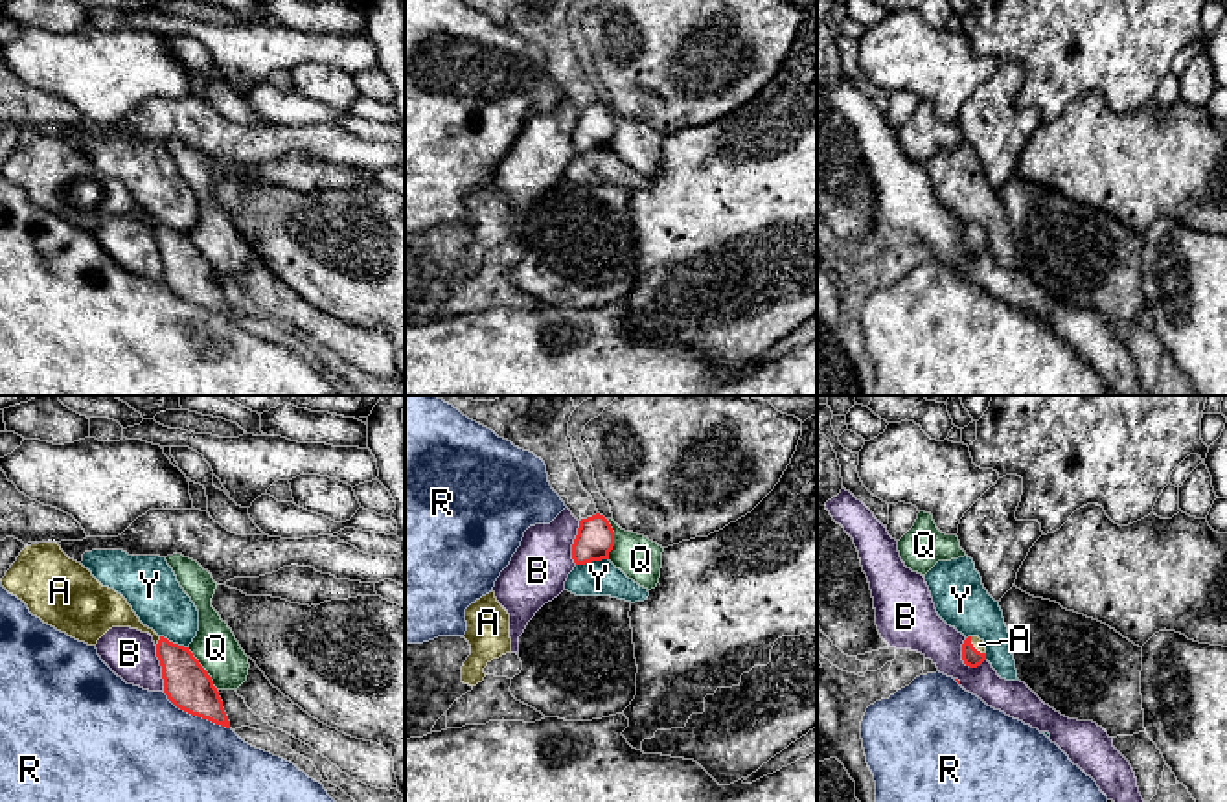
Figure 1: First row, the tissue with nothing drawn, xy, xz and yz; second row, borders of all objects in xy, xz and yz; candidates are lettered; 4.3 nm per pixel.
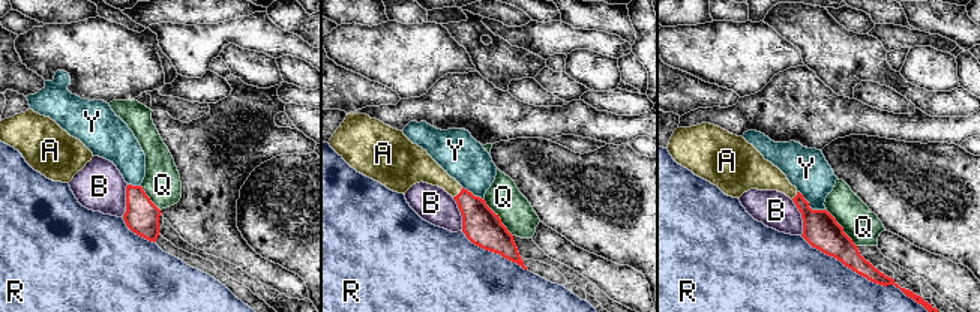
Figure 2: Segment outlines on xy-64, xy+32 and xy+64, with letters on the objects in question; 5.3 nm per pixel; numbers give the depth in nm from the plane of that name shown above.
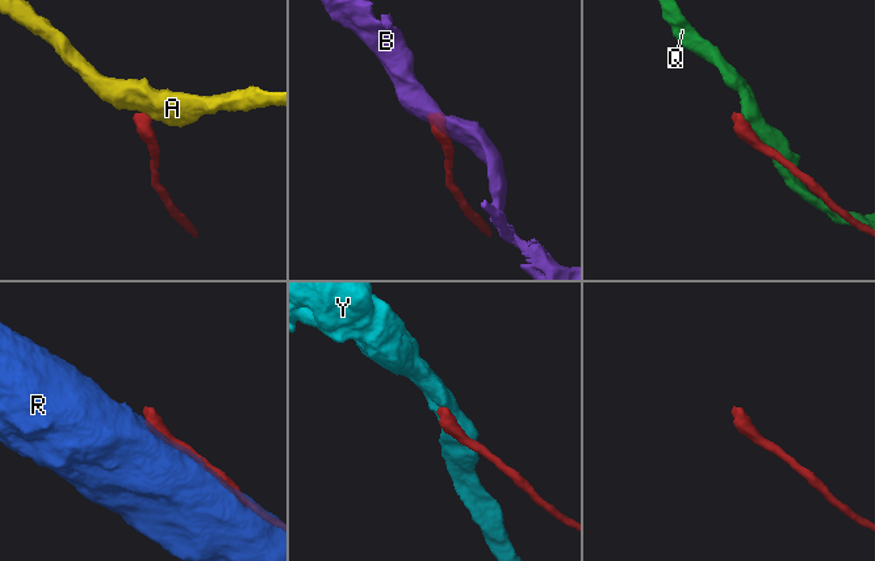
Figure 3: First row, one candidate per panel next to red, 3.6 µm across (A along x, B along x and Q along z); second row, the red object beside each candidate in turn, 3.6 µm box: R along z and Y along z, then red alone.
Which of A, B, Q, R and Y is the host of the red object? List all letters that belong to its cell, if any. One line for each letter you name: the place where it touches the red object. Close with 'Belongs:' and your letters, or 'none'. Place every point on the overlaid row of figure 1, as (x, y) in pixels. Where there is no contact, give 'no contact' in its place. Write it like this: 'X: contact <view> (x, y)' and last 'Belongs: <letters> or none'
A: contact xy (159, 641)
Belongs: A

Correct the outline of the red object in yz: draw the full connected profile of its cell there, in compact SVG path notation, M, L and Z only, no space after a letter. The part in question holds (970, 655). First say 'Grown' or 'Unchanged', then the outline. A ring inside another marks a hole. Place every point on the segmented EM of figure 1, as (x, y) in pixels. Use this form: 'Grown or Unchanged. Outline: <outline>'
Grown. Outline: M968 636L962 644L962 660L969 668L977 668L986 660L986 644L979 636Z

